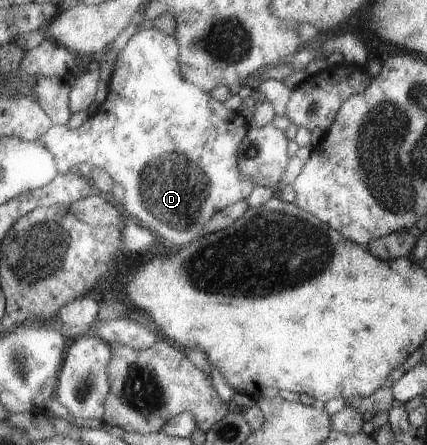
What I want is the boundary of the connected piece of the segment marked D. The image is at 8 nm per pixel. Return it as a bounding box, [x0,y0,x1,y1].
[40,28,256,246]

